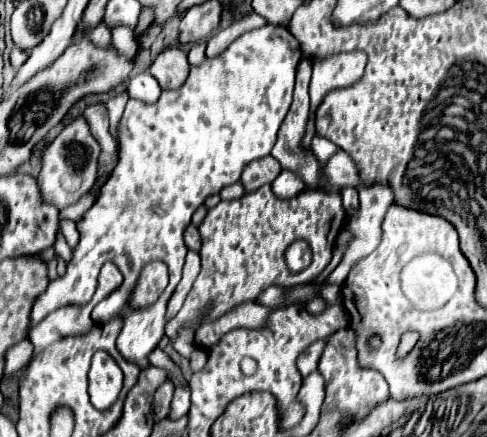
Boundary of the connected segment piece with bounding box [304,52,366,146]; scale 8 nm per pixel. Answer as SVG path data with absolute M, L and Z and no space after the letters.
M352 52L352 54L338 54L336 58L326 58L320 62L314 62L312 82L310 82L310 124L304 138L304 144L310 146L310 140L314 136L314 110L324 98L326 92L340 86L350 86L356 80L362 78L366 66L366 54L364 52Z

